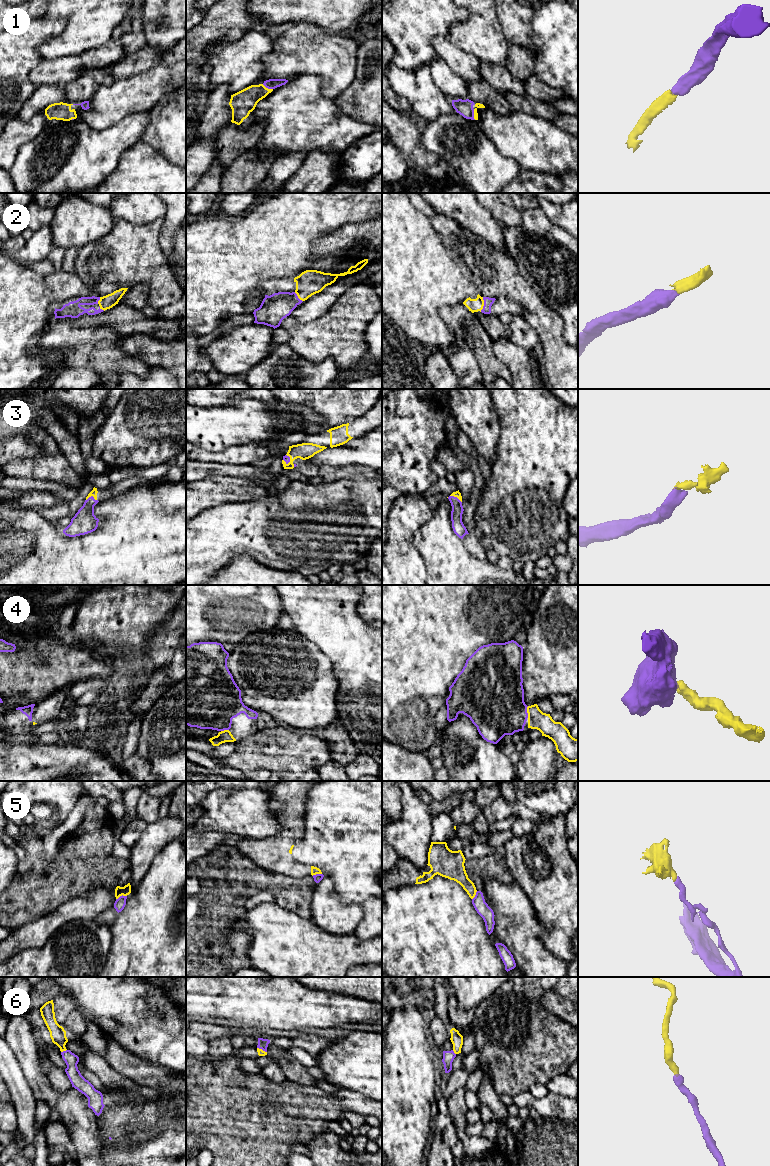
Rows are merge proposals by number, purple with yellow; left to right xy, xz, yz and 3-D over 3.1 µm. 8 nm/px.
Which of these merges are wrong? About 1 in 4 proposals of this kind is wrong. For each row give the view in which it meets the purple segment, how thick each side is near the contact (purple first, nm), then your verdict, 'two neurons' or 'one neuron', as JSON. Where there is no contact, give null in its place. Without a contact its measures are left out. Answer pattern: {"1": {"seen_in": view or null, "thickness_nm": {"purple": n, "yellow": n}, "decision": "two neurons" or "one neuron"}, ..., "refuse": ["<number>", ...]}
{"1": {"seen_in": "yz", "thickness_nm": {"purple": 130, "yellow": 50}, "decision": "one neuron"}, "2": {"seen_in": "yz", "thickness_nm": {"purple": 70, "yellow": 110}, "decision": "one neuron"}, "3": {"seen_in": "xy", "thickness_nm": {"purple": 190, "yellow": 50}, "decision": "one neuron"}, "4": {"seen_in": "yz", "thickness_nm": {"purple": 460, "yellow": 150}, "decision": "one neuron"}, "5": {"seen_in": "xy", "thickness_nm": {"purple": 90, "yellow": 80}, "decision": "two neurons"}, "6": {"seen_in": "xy", "thickness_nm": {"purple": 110, "yellow": 130}, "decision": "one neuron"}, "refuse": ["5"]}

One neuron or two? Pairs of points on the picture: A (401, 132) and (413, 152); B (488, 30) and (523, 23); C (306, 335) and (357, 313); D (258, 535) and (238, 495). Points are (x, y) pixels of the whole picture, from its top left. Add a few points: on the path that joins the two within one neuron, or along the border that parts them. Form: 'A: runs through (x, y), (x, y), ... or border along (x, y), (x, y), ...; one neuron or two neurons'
A: runs through (406, 137), (412, 147); one neuron
B: border along (495, 10), (503, 34), (508, 42); two neurons
C: runs through (319, 335), (333, 335), (344, 324); one neuron
D: border along (264, 495), (248, 501), (234, 501), (218, 505); two neurons

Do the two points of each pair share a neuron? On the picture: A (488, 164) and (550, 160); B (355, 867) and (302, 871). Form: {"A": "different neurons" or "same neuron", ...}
{"A": "different neurons", "B": "different neurons"}

